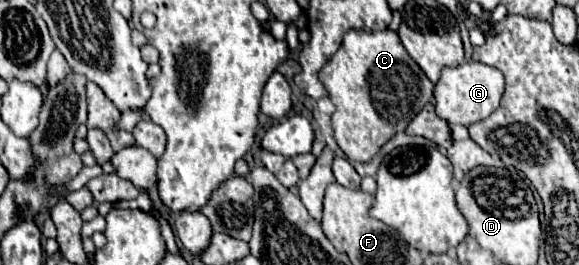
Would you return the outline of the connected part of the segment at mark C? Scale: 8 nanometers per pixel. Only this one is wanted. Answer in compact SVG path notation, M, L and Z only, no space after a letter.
M390 29L346 31L340 49L322 67L320 81L336 105L332 113L336 143L350 161L370 161L390 137L402 131L432 101L434 89L418 63L406 55L398 33Z

